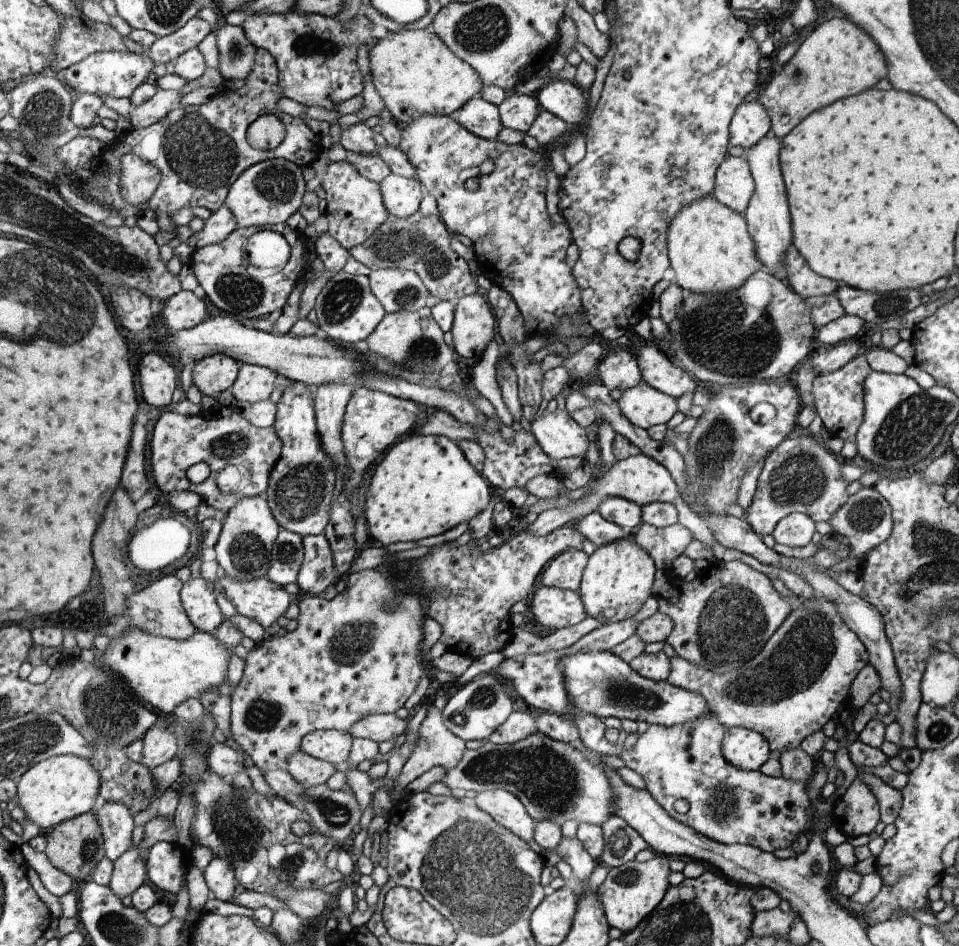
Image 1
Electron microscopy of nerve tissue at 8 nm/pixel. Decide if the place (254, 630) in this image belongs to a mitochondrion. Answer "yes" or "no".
no

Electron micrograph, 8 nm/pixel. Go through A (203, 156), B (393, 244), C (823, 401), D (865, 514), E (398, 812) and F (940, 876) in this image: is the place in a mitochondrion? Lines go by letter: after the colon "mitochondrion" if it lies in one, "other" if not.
A: mitochondrion
B: mitochondrion
C: other
D: mitochondrion
E: other
F: other

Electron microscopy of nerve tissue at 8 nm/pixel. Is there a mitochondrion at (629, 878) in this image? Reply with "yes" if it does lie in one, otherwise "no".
yes

